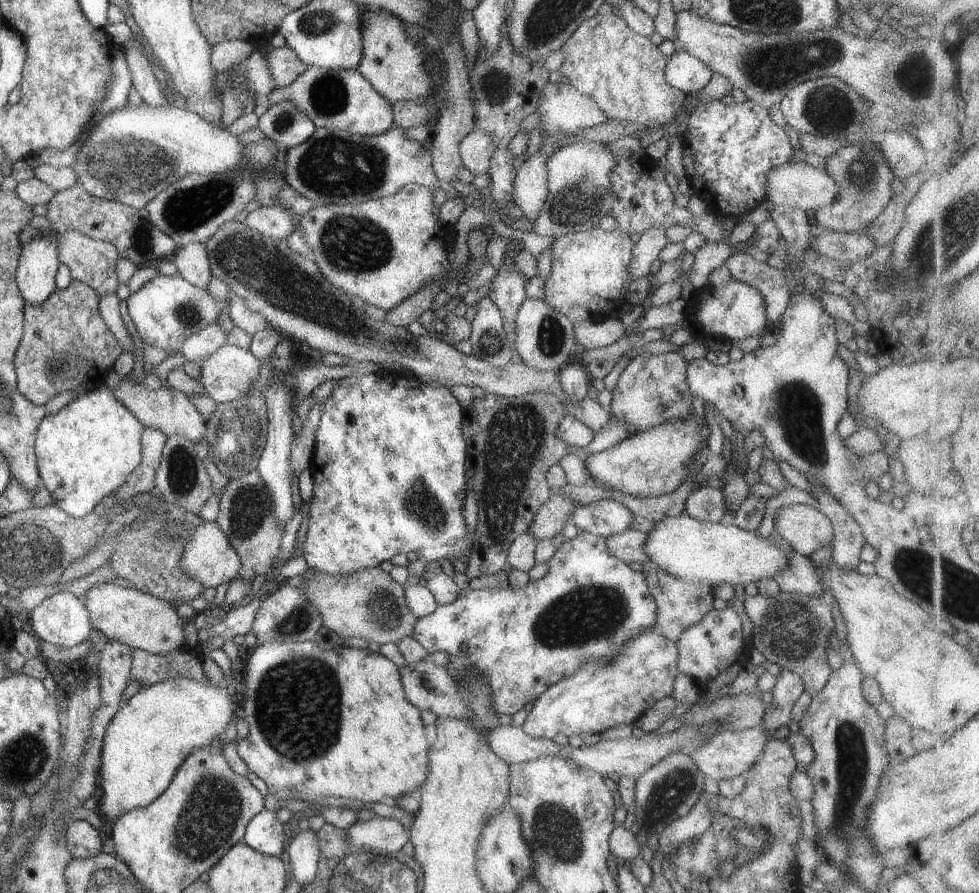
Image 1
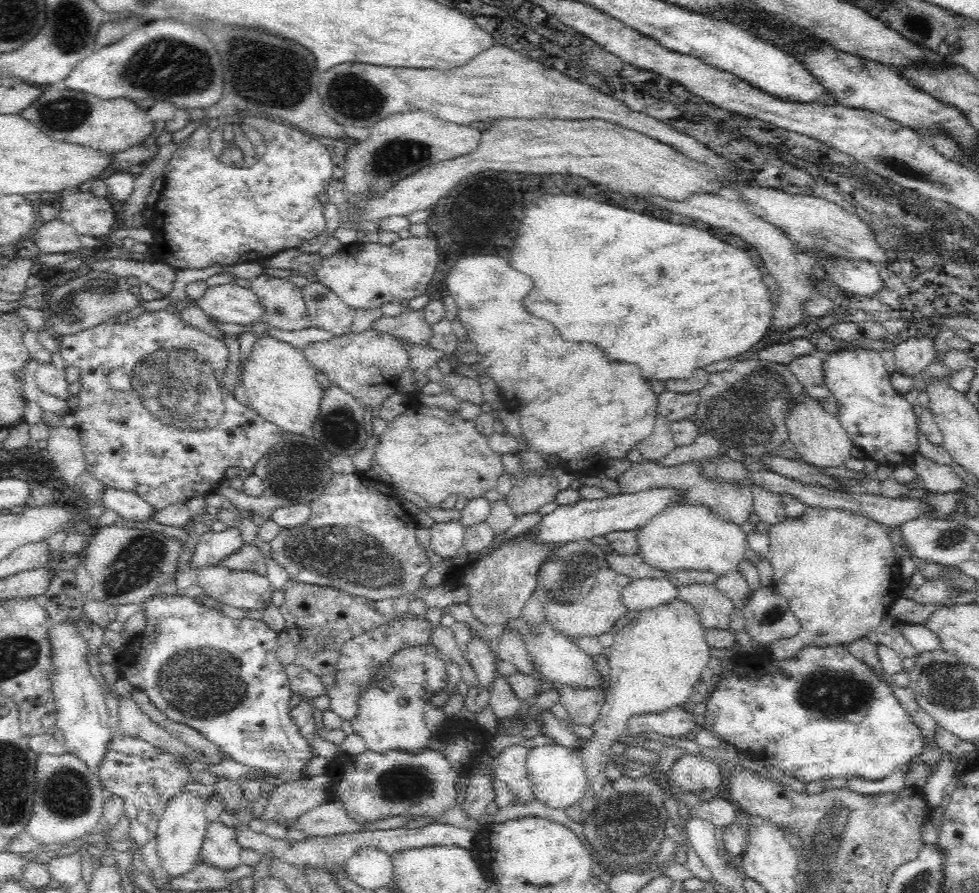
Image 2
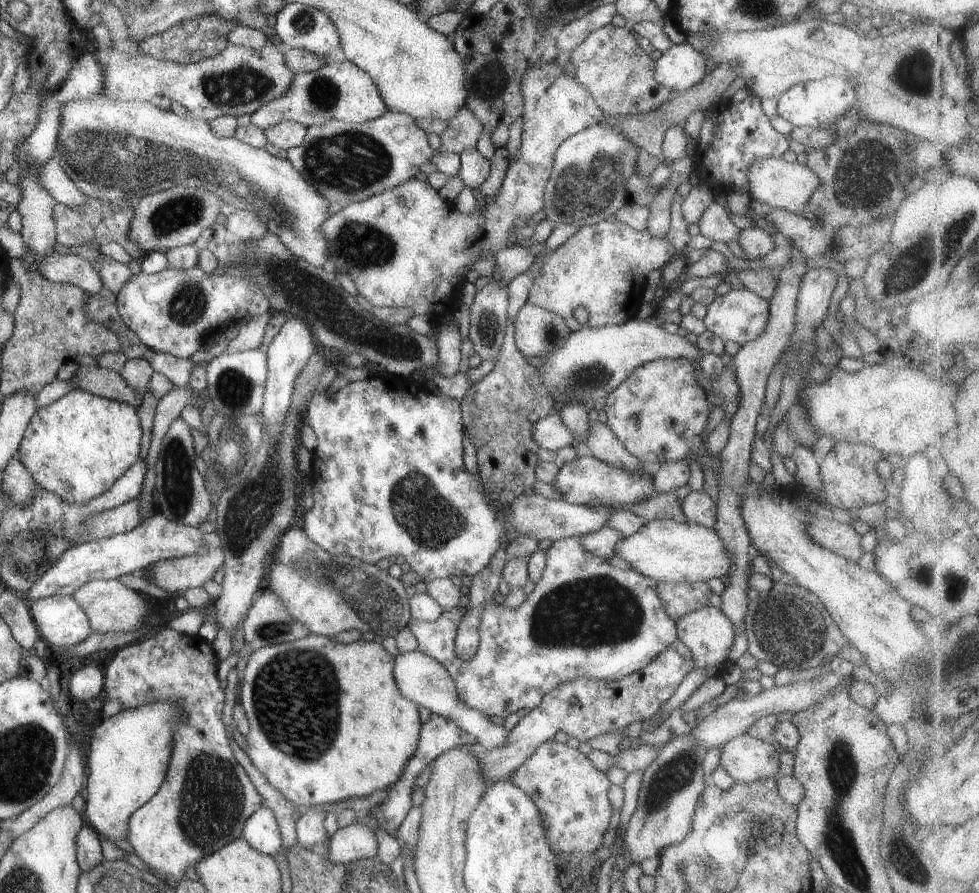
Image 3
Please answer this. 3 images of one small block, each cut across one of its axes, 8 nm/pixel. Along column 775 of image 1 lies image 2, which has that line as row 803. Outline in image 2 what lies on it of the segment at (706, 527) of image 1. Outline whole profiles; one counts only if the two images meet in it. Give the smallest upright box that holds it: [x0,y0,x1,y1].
[525,743,588,808]

